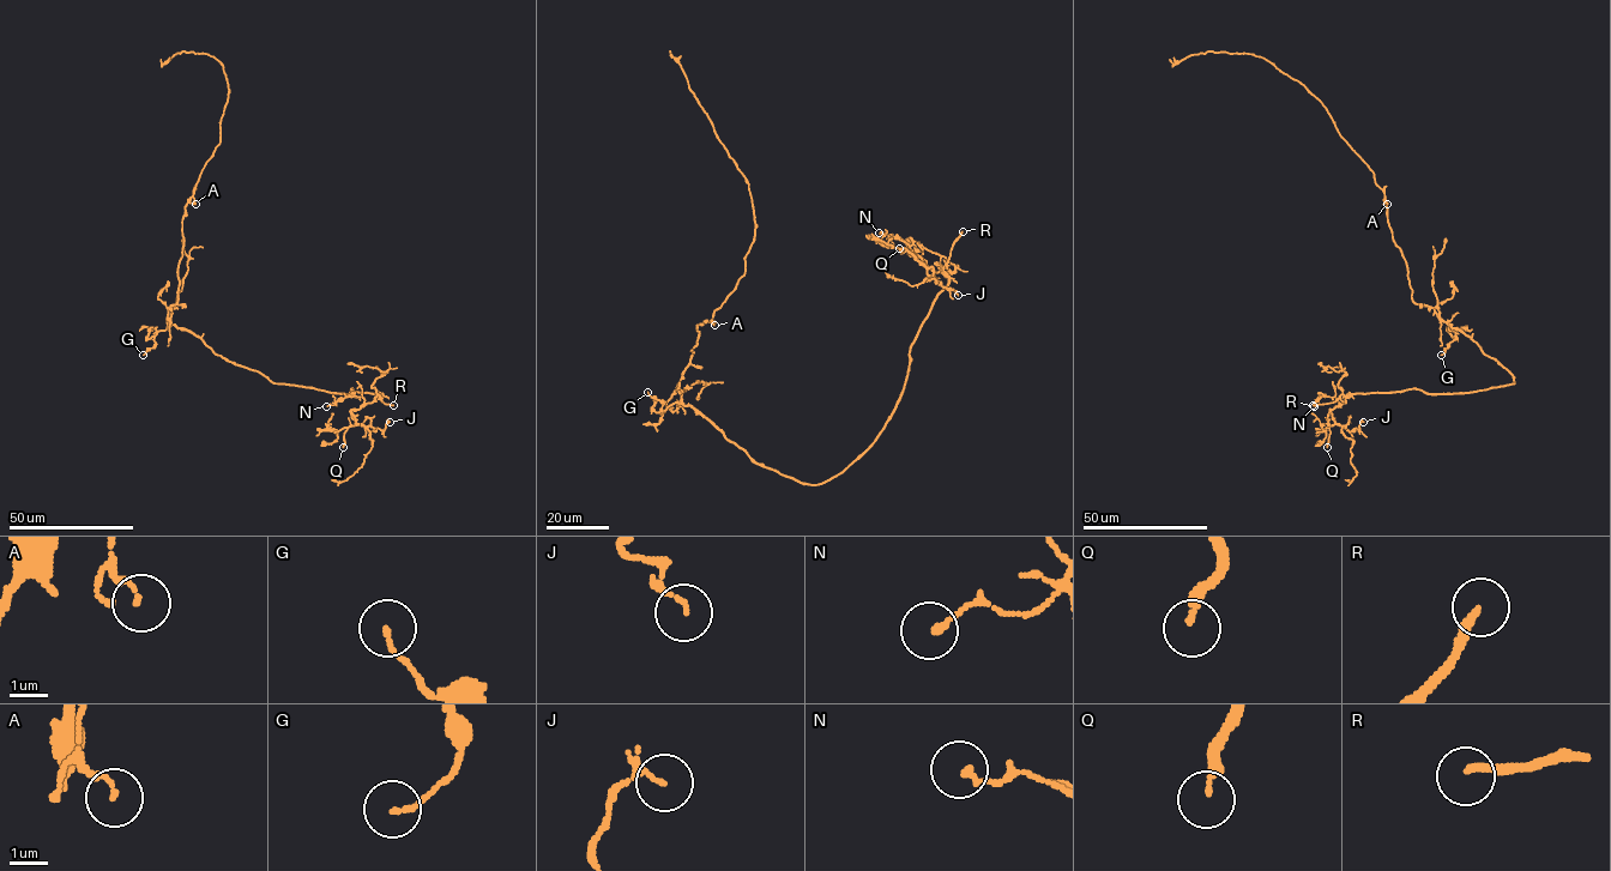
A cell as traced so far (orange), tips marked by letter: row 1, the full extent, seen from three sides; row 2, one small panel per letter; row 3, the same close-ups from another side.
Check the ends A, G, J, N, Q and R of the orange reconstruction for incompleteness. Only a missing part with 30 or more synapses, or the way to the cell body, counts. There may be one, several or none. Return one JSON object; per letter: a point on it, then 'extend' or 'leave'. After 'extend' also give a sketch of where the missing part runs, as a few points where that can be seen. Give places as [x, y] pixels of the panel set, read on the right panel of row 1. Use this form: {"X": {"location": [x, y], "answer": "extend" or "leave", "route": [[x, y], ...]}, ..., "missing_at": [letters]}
{"A": {"location": [1387, 204], "answer": "leave"}, "G": {"location": [1441, 355], "answer": "leave"}, "J": {"location": [1363, 422], "answer": "leave"}, "N": {"location": [1314, 406], "answer": "leave"}, "Q": {"location": [1327, 447], "answer": "leave"}, "R": {"location": [1313, 405], "answer": "extend", "route": [[1313, 405], [1296, 405], [1266, 415], [1257, 429], [1226, 437]]}, "missing_at": ["R"]}

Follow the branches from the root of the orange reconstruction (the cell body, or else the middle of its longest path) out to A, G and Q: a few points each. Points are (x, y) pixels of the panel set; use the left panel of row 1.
A: (182, 327), (170, 324), (168, 308), (178, 300), (185, 205), (191, 197), (195, 204)
G: (182, 327), (172, 325), (158, 331), (155, 346), (143, 355)
Q: (182, 327), (215, 354), (273, 382), (381, 393), (351, 411), (355, 424), (345, 431), (343, 447)

